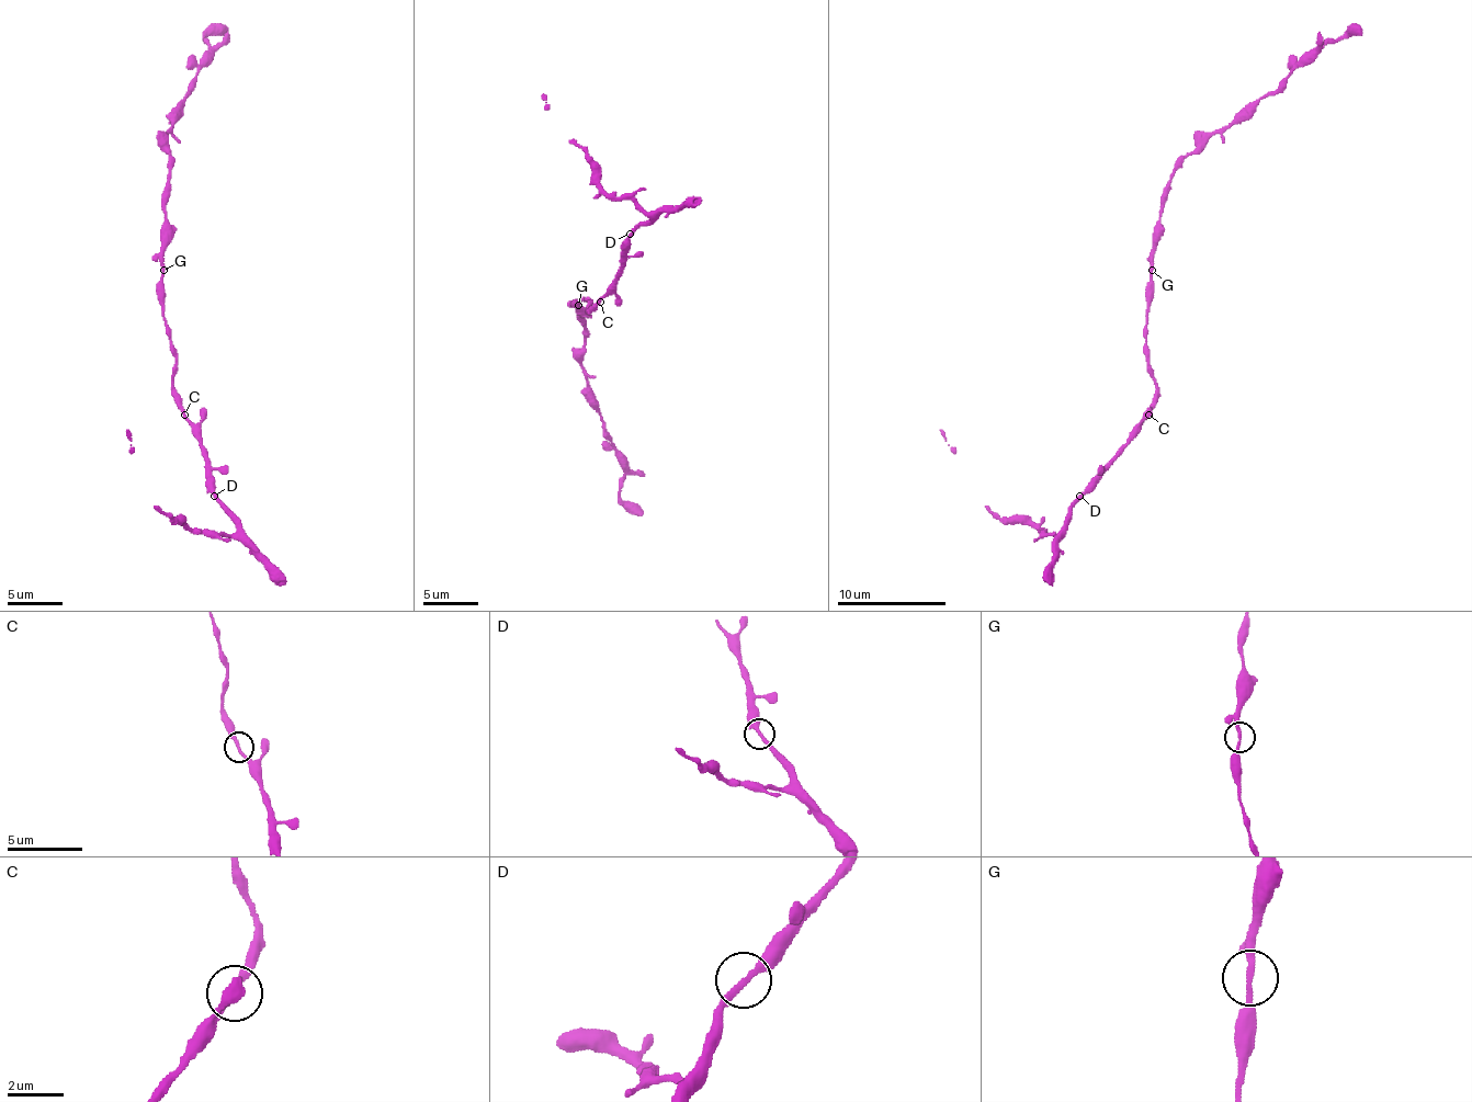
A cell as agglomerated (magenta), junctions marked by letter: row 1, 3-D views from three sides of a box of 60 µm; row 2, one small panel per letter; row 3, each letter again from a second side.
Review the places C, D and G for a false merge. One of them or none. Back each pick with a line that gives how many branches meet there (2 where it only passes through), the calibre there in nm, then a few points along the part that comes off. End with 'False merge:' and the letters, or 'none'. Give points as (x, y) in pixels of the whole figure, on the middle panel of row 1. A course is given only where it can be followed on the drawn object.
False merge: none

